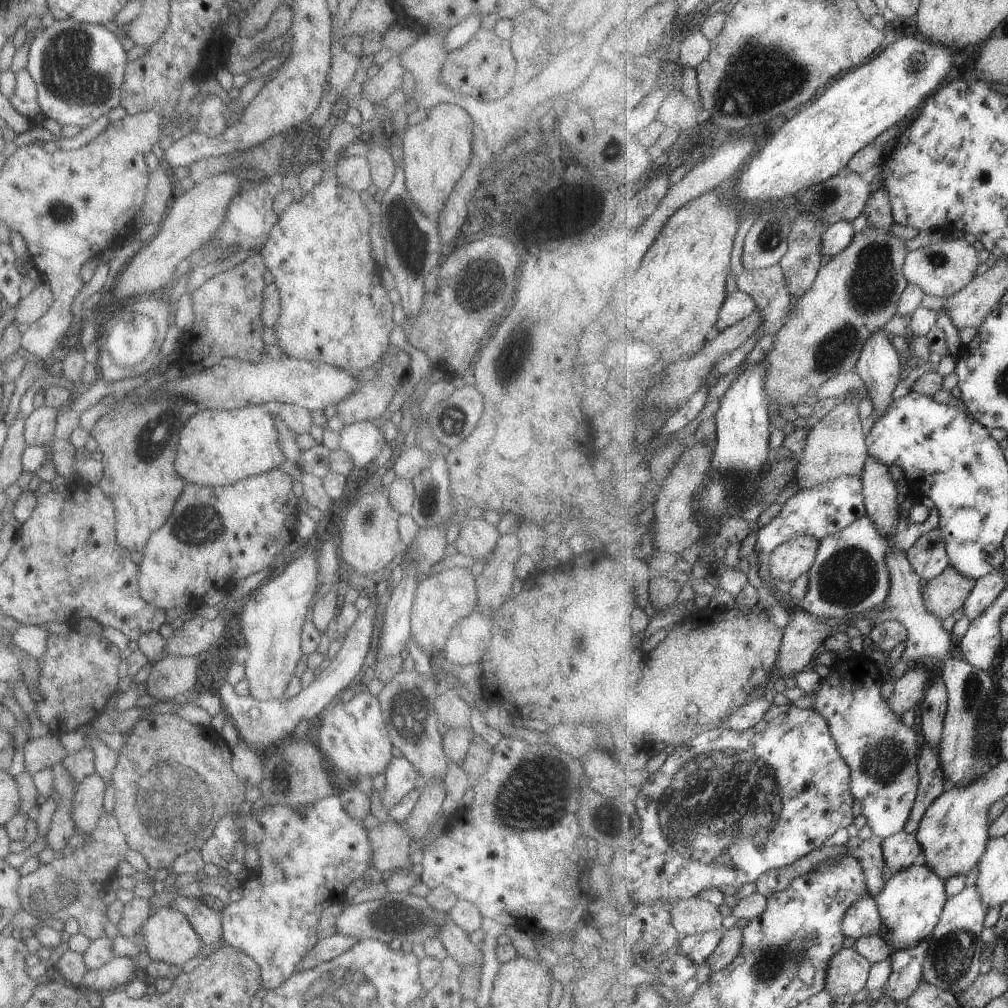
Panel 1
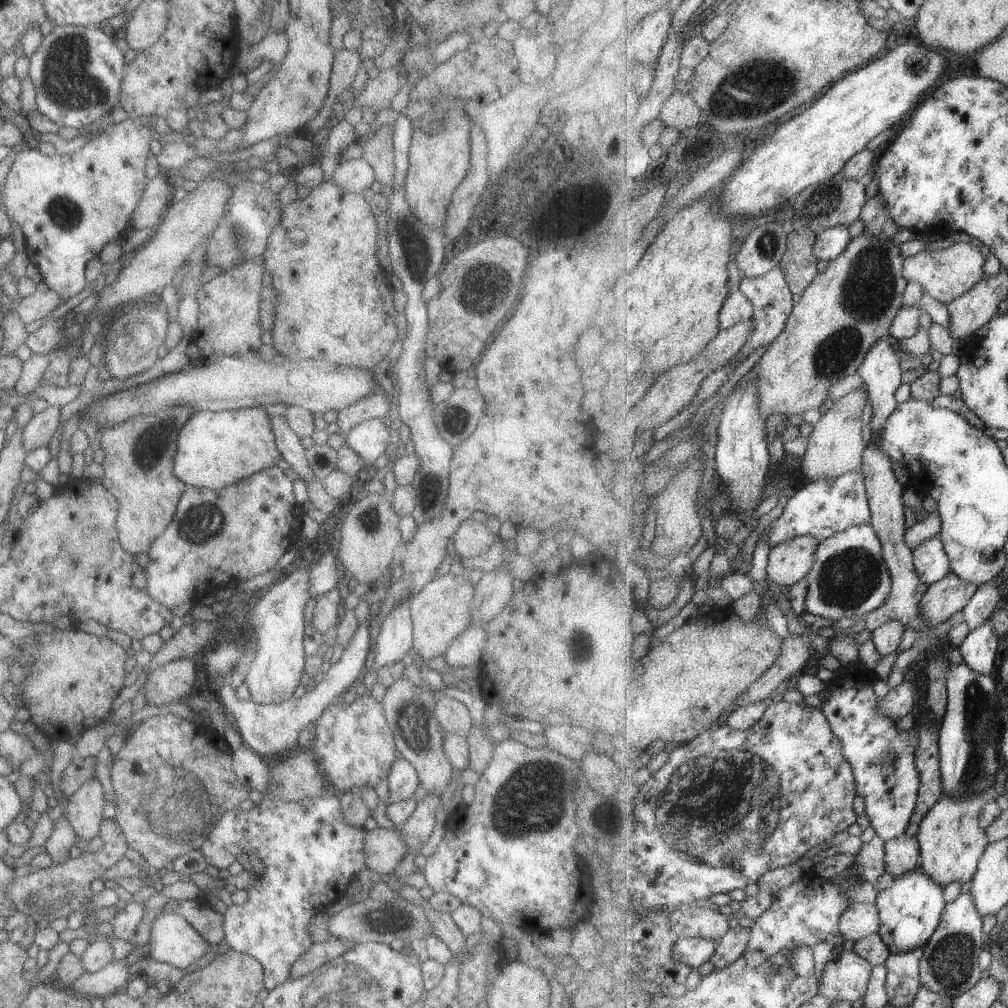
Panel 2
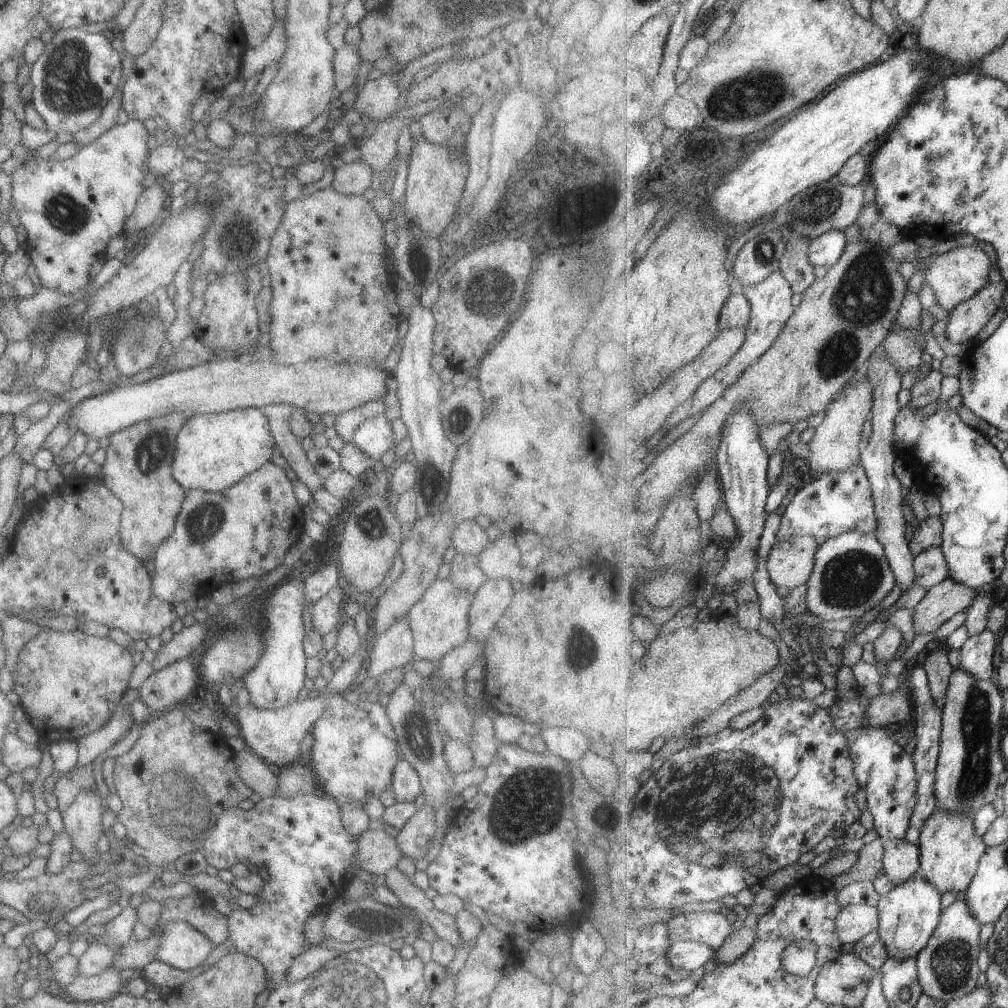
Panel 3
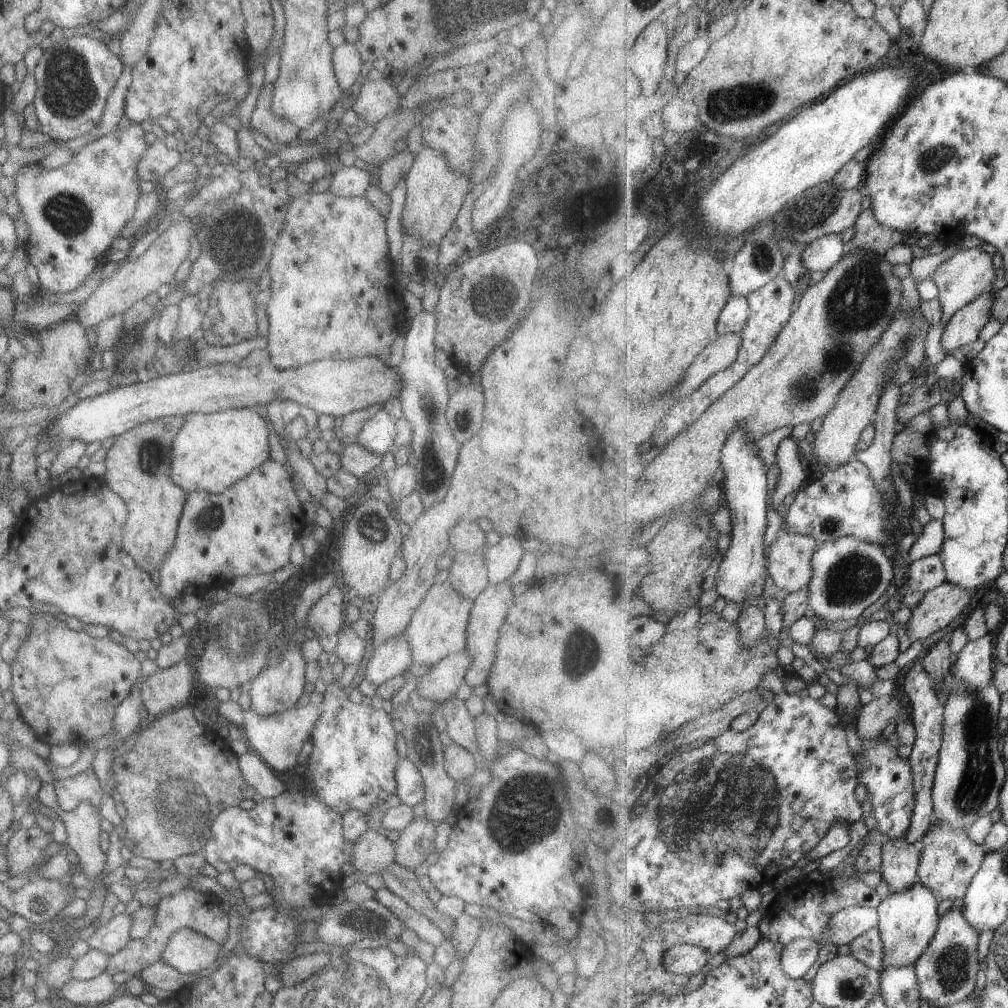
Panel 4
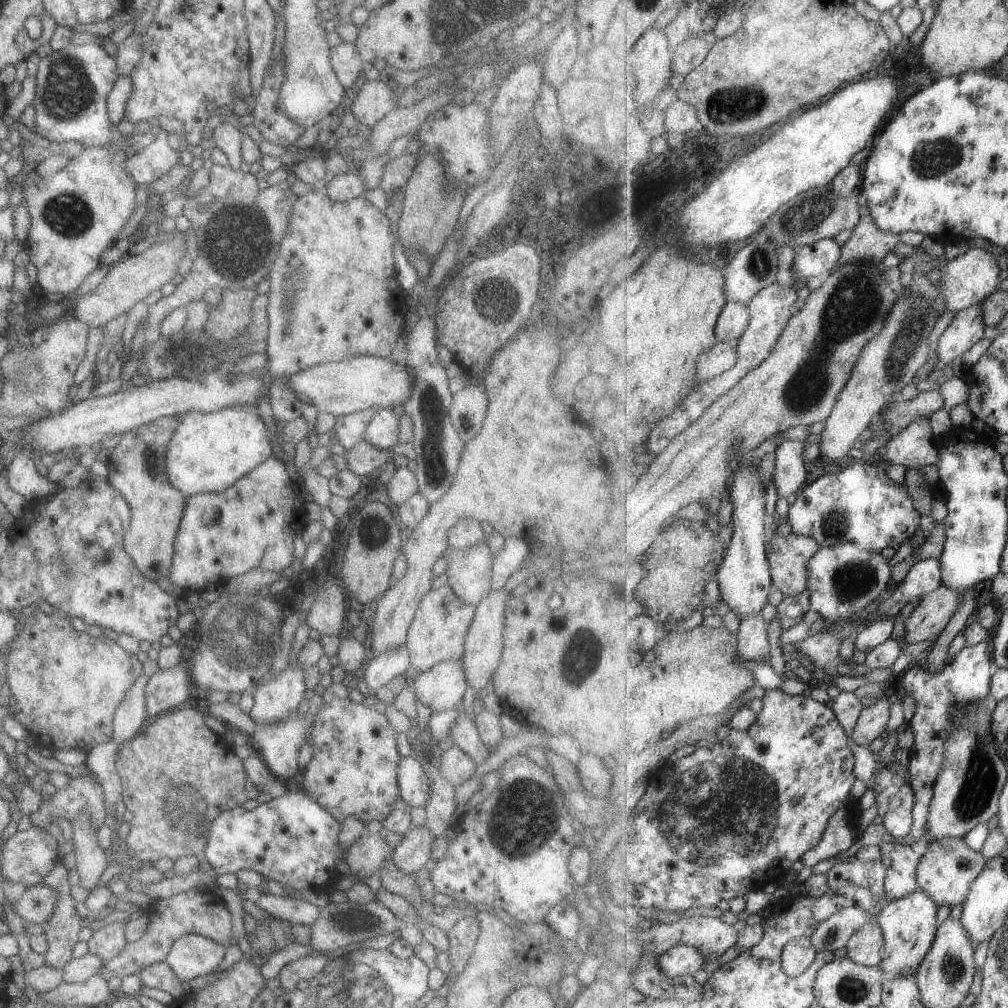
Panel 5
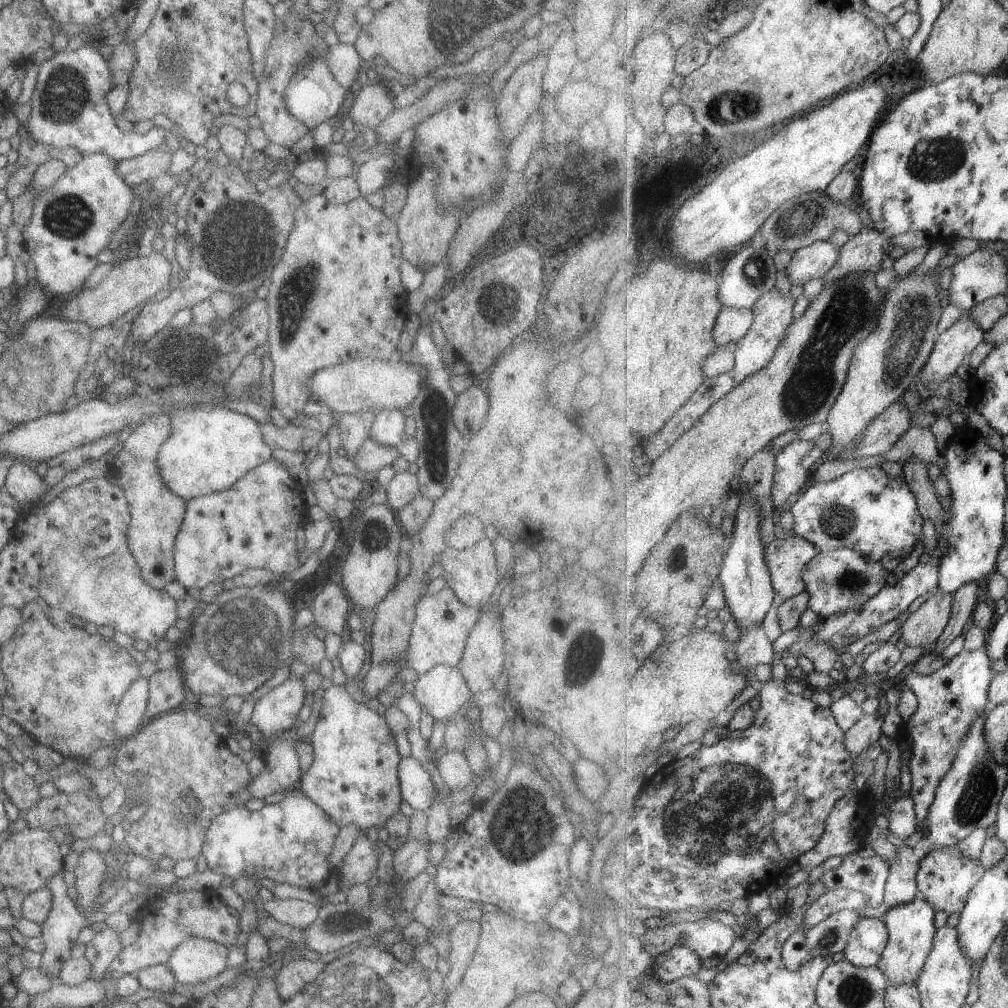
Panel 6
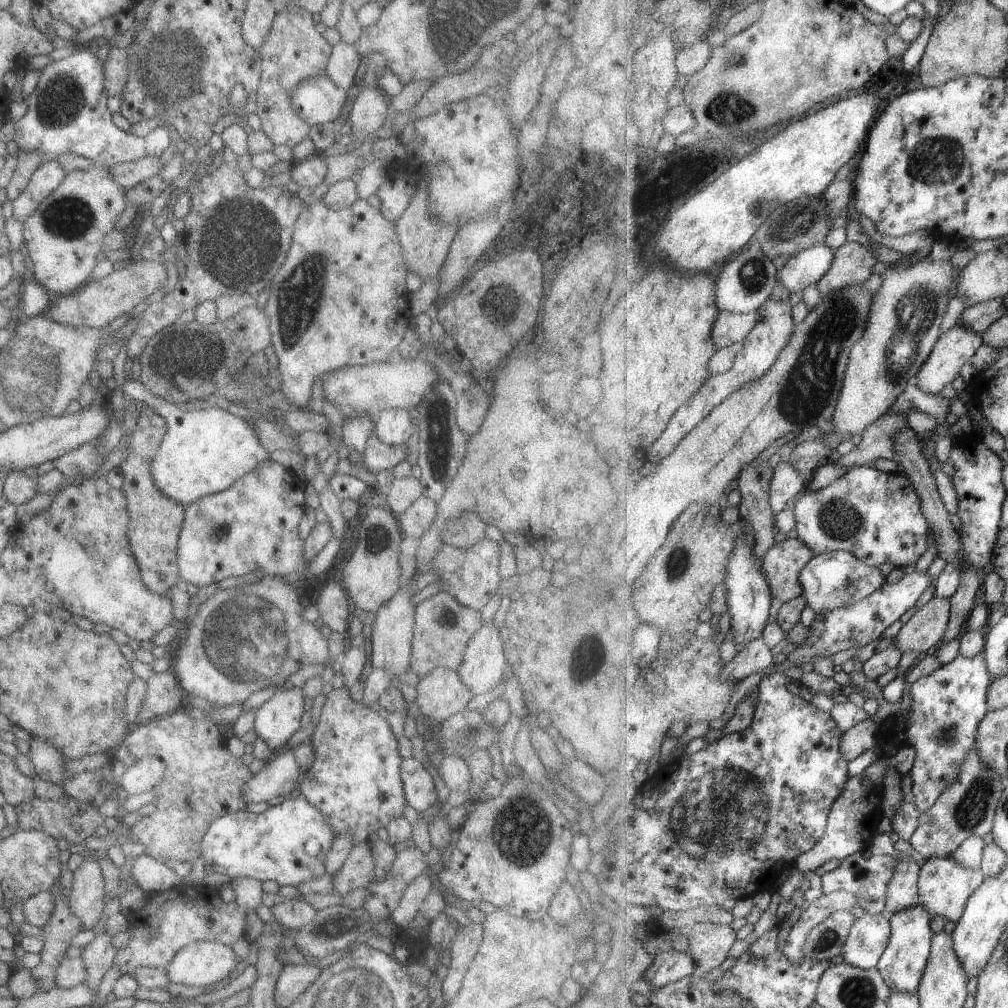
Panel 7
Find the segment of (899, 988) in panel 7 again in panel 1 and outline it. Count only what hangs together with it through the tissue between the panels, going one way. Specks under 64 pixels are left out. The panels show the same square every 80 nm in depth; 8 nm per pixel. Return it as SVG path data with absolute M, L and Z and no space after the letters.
M922 861L893 874L881 895L875 897L883 918L881 938L890 944L893 952L915 948L934 934L941 922L947 900L949 898L945 894L945 880Z

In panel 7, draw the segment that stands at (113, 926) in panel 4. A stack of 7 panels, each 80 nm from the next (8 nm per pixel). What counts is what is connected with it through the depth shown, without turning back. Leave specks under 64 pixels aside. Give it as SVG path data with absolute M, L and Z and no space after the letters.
M97 929L95 938L87 944L80 955L85 966L85 980L81 982L87 988L96 990L103 974L112 966L117 950L111 945L112 936Z

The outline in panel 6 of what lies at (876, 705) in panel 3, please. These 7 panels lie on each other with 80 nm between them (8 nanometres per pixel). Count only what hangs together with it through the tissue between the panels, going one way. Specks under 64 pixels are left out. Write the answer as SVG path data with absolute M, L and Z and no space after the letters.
M878 711L873 714L864 713L863 718L846 732L845 746L853 757L862 756L869 746L873 746L881 738L881 734L885 734L884 717Z

